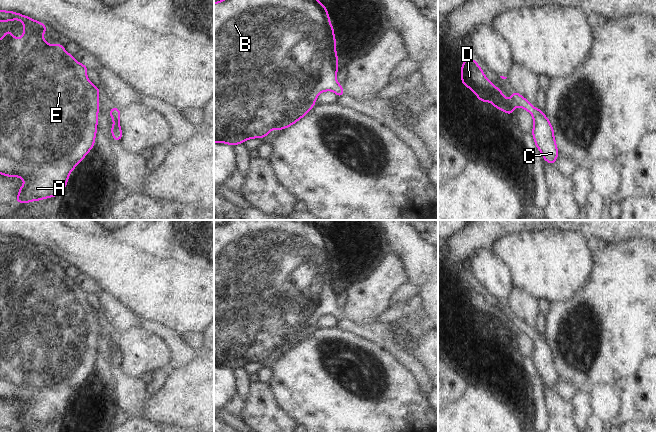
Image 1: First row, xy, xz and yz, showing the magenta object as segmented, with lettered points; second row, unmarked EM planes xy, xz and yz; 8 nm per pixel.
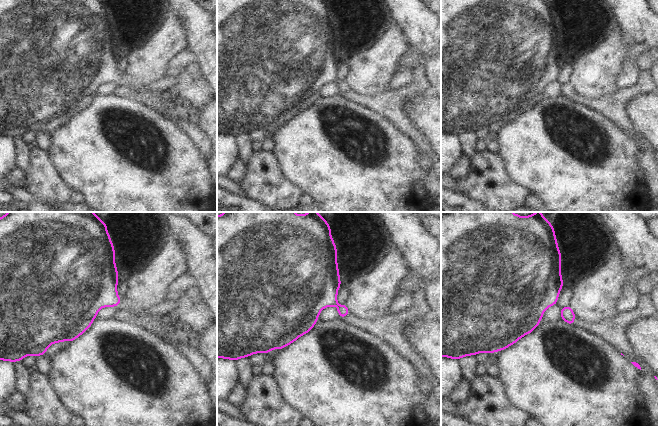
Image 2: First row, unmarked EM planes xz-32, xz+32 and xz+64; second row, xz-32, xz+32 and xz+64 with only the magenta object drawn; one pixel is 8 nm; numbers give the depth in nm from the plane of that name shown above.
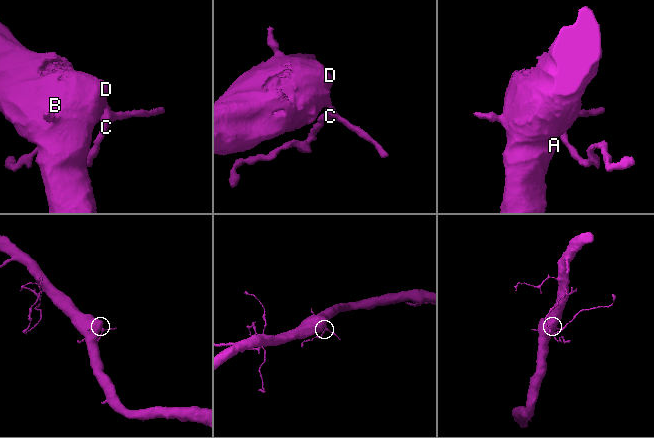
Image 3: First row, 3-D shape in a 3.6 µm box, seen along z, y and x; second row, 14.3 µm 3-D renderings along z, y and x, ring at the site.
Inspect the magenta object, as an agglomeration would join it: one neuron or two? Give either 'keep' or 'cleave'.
keep

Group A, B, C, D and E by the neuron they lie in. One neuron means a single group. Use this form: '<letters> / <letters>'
A B C D E

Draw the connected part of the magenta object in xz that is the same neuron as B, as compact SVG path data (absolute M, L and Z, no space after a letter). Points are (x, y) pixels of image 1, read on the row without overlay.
M227 220L214 227L214 366L231 370L247 363L265 362L272 353L284 354L303 342L323 315L334 315L336 321L345 318L336 304L338 296L336 263L327 232L314 220Z

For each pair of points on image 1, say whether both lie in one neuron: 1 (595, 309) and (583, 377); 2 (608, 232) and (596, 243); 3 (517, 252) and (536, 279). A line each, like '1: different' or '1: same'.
1: same
2: different
3: same

